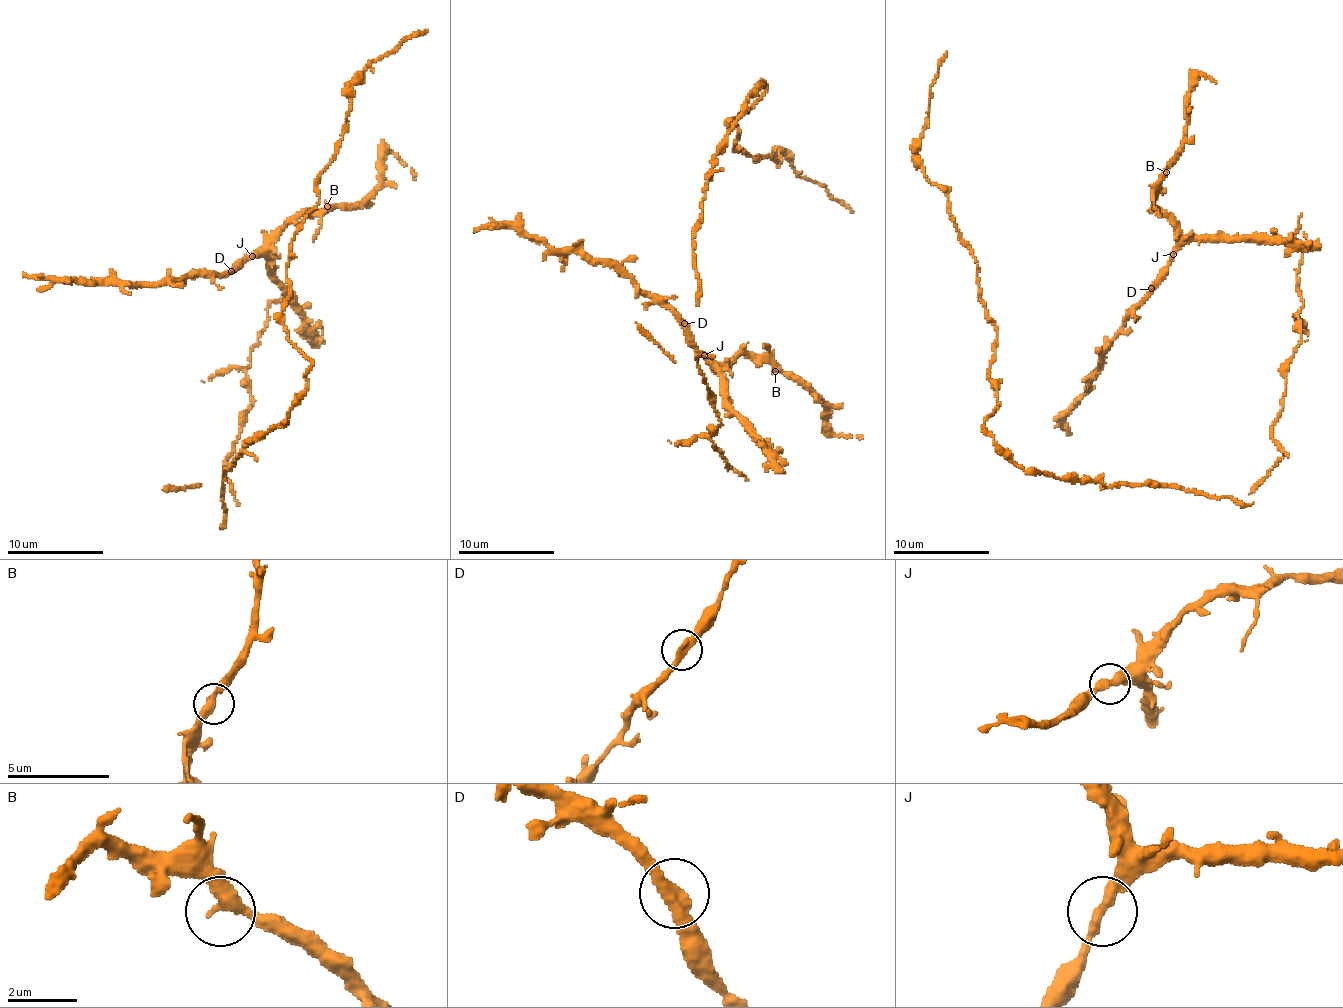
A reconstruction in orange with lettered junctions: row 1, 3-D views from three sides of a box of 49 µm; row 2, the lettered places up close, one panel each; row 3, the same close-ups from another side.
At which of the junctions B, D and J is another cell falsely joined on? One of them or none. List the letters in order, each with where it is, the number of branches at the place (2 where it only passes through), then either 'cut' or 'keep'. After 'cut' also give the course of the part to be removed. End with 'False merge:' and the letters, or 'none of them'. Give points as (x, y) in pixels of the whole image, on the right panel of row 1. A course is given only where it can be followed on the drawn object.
B: at (1166, 172); 2 branches meet; keep
D: at (1151, 288); 2 branches meet; keep
J: at (1173, 254); 2 branches meet; keep
False merge: none of them

